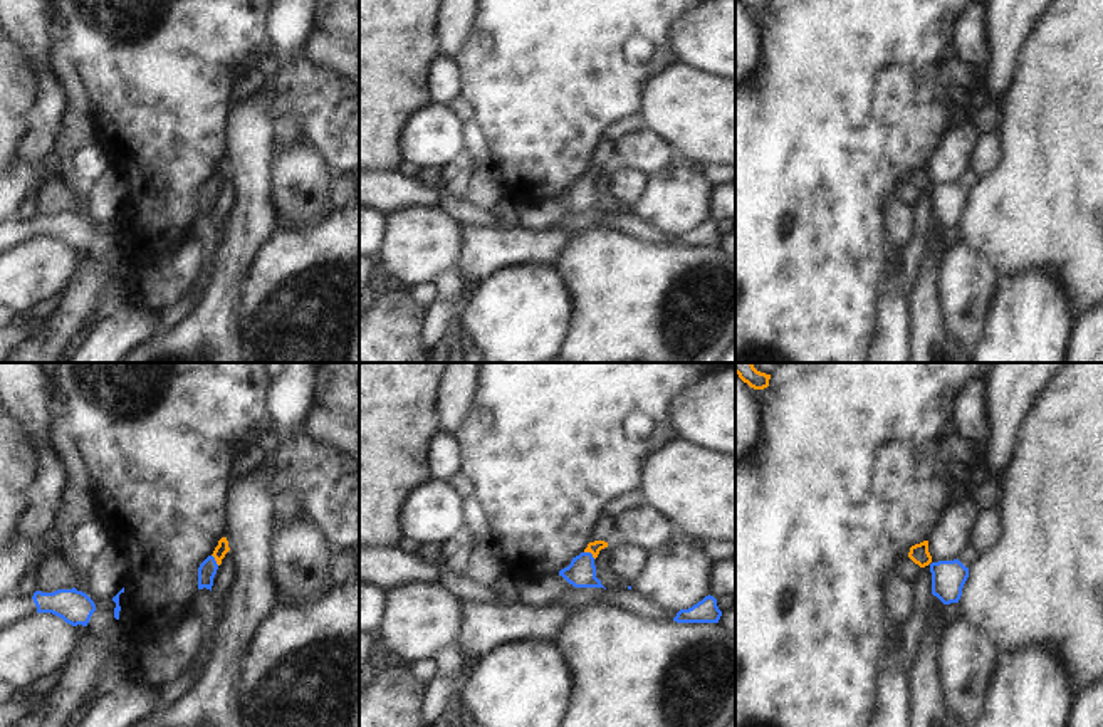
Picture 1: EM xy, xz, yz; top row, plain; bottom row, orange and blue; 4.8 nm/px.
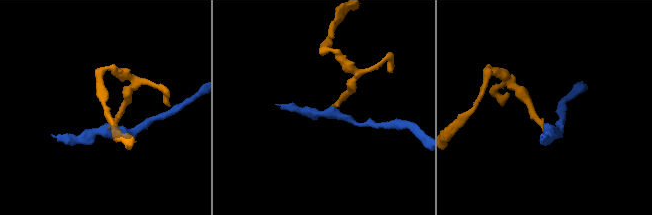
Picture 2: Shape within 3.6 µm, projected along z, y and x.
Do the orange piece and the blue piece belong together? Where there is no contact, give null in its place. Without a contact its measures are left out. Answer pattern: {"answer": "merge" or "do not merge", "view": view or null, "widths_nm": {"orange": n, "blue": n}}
{"answer": "merge", "view": "xz", "widths_nm": {"orange": 60, "blue": 140}}

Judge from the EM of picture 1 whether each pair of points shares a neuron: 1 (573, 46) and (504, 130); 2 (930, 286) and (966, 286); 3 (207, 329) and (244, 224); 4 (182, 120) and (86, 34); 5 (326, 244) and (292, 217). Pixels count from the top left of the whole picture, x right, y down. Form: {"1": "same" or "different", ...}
{"1": "same", "2": "different", "3": "same", "4": "same", "5": "different"}

